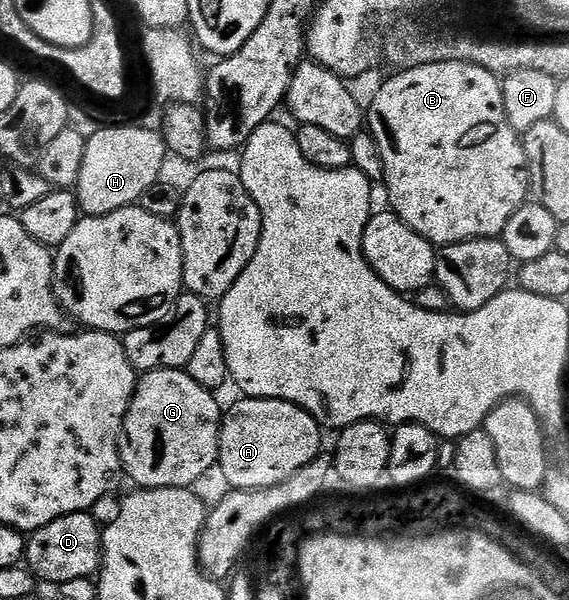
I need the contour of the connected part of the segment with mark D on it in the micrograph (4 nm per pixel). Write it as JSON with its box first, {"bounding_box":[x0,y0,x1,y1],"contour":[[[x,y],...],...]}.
{"bounding_box":[25,512,101,583],"contour":[[[85,512],[58,517],[27,537],[25,565],[40,582],[51,580],[62,583],[78,577],[91,577],[93,571],[100,568],[101,525],[91,516],[90,512]]]}

